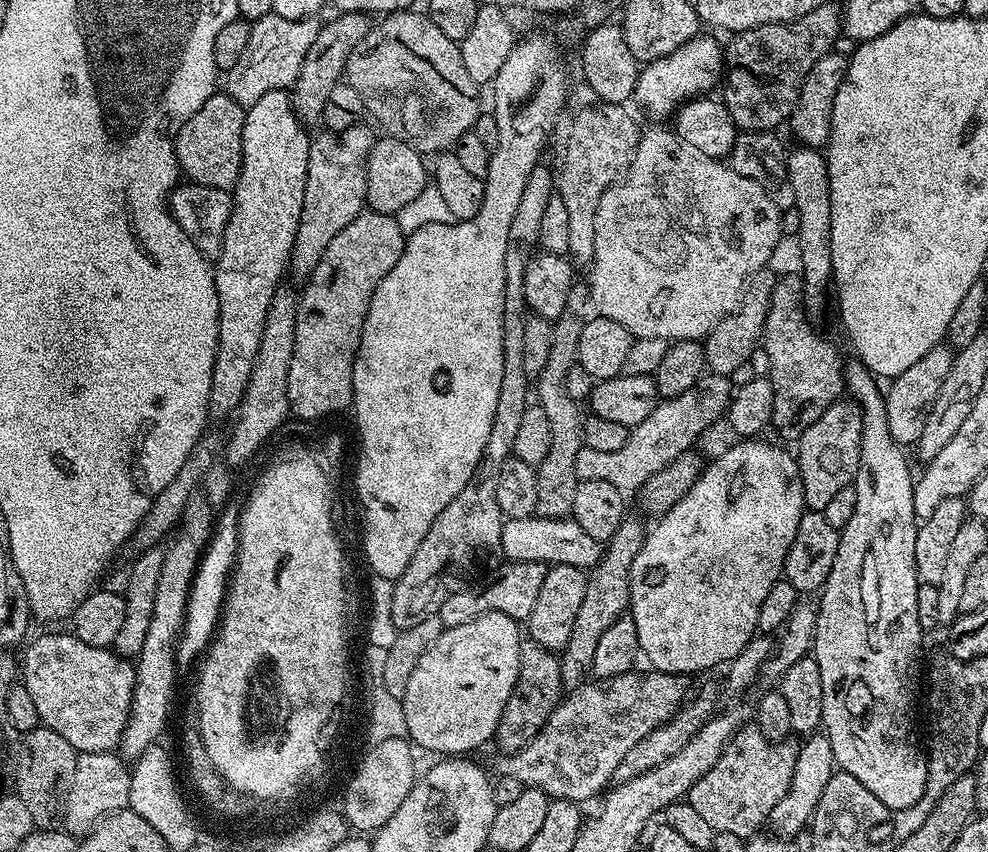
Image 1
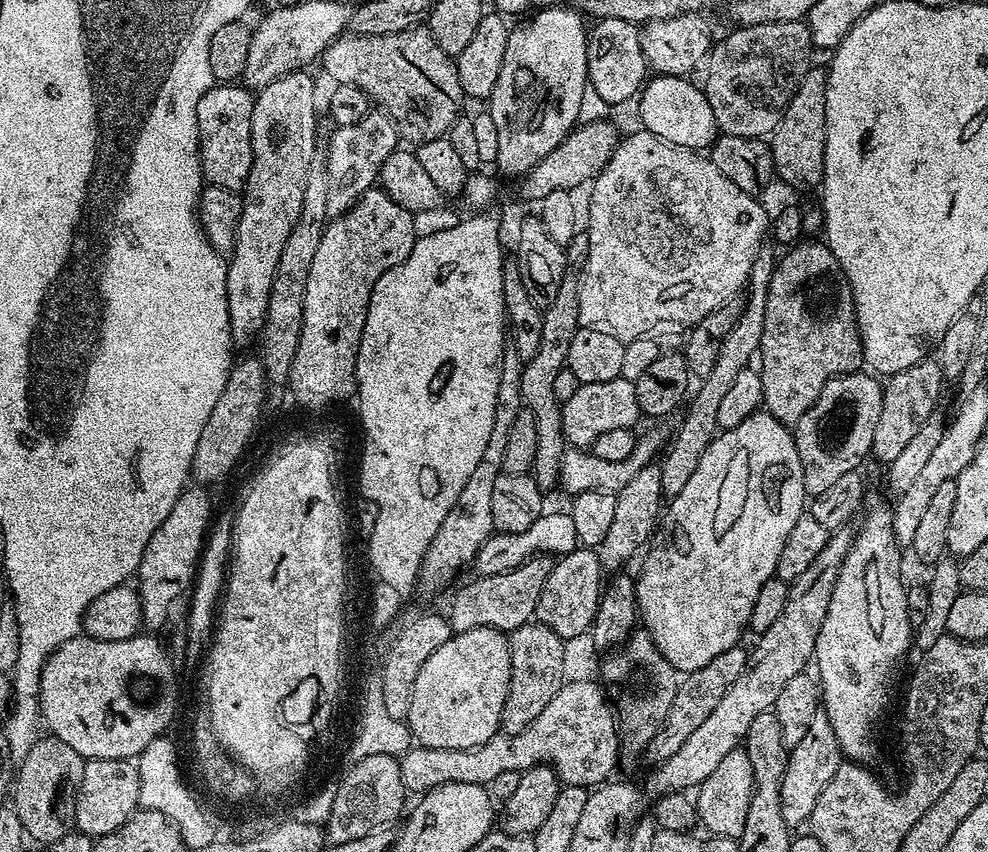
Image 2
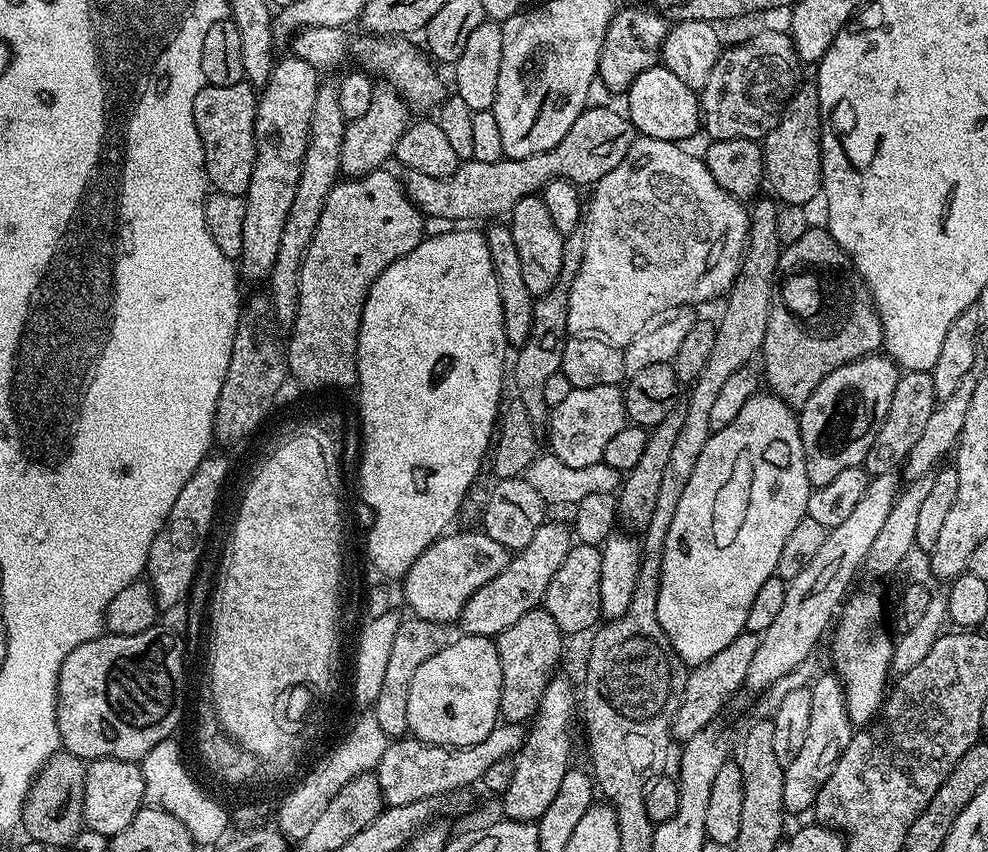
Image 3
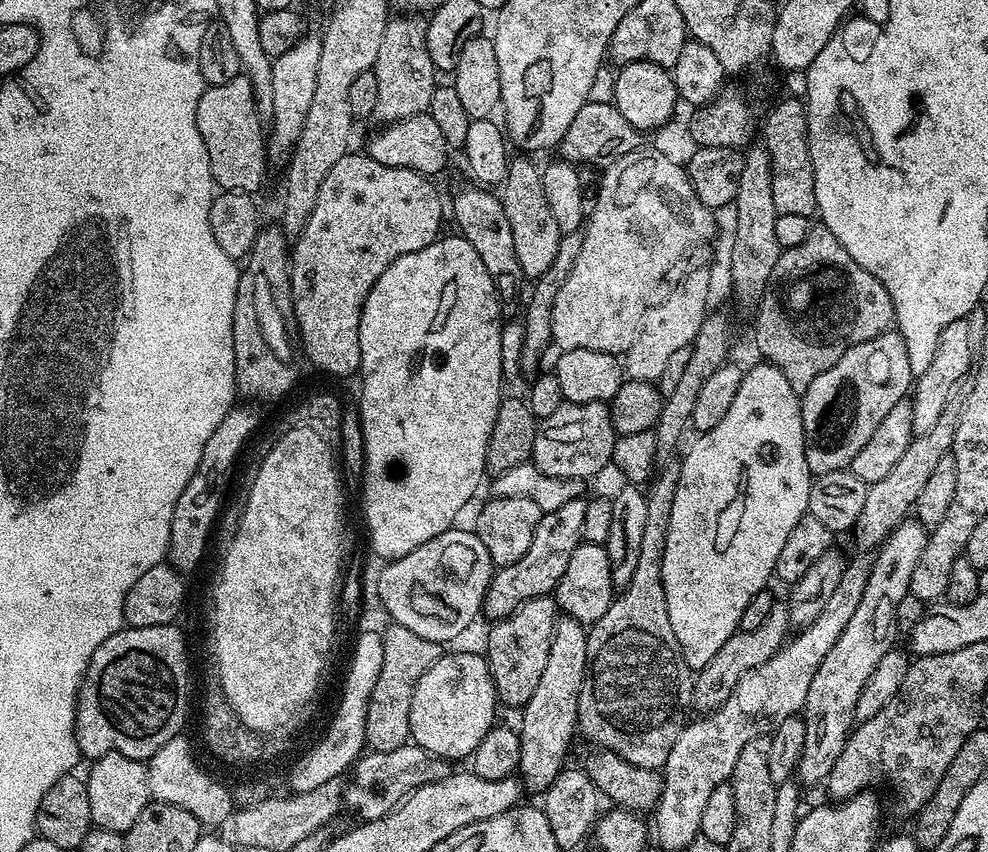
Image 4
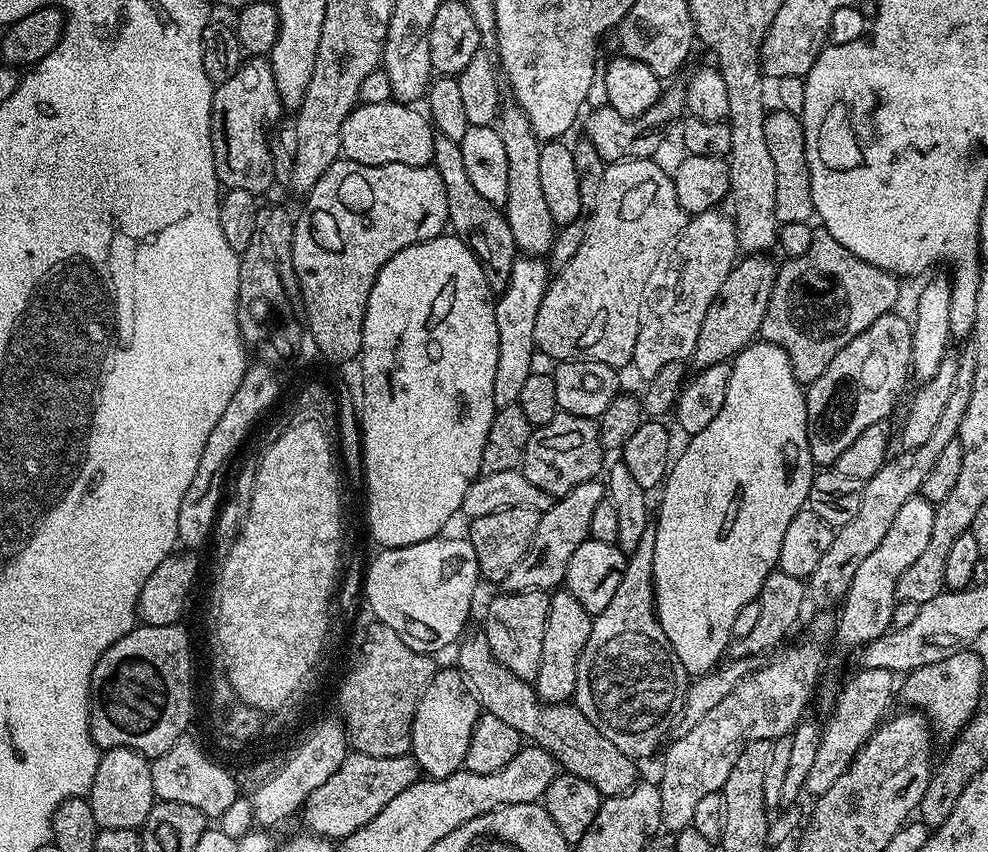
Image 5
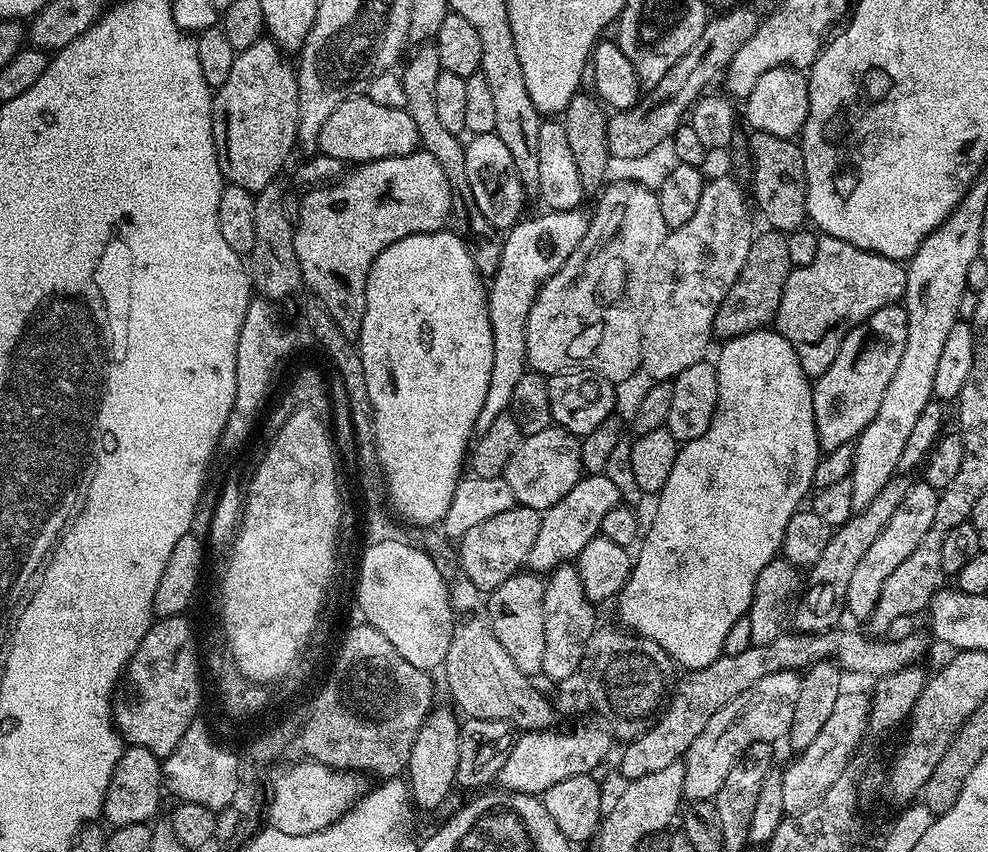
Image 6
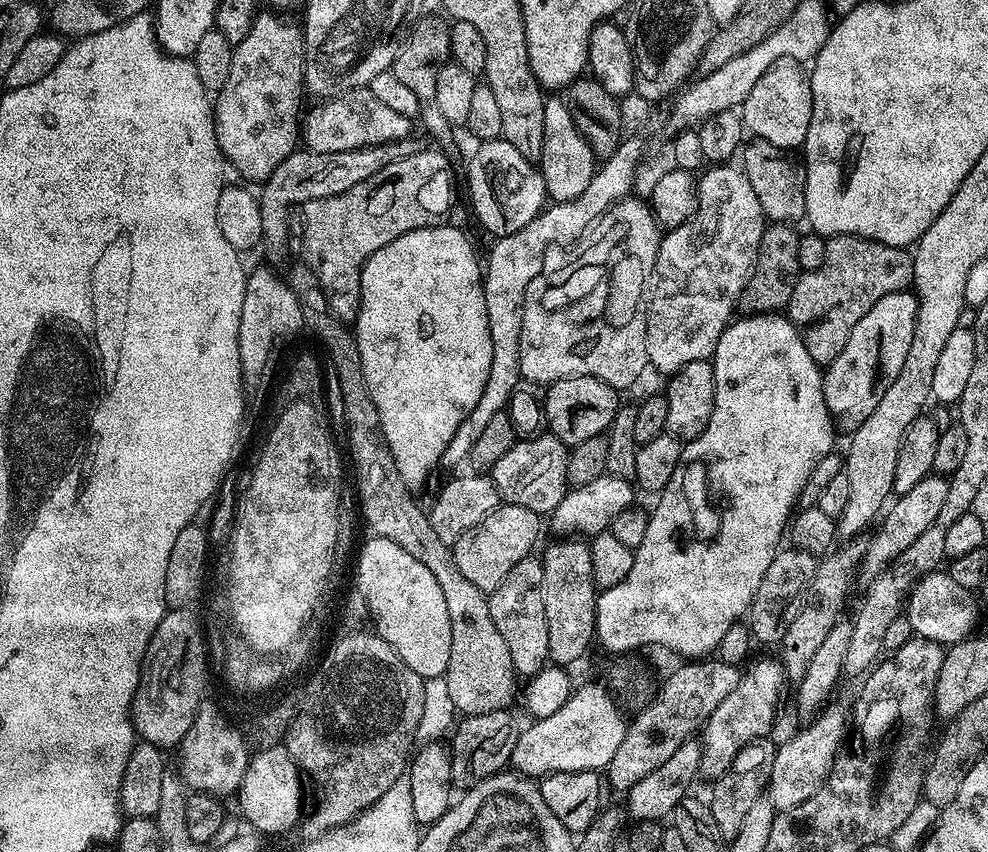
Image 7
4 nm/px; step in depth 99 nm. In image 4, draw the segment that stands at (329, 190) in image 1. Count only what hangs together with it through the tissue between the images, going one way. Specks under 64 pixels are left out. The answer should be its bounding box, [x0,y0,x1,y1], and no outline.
[372,14,438,122]

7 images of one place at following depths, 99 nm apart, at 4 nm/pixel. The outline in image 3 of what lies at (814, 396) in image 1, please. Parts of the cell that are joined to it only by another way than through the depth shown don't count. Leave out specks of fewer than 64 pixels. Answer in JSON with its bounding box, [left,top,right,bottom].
[762,226,884,410]

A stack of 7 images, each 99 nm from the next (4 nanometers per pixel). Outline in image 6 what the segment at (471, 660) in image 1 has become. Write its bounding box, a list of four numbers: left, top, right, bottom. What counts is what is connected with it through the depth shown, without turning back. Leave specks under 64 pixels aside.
[406,707,461,809]

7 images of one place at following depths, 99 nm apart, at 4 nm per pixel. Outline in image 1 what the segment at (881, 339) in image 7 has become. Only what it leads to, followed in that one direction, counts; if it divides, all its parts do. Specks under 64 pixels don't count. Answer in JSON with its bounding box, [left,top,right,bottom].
[795,398,862,512]

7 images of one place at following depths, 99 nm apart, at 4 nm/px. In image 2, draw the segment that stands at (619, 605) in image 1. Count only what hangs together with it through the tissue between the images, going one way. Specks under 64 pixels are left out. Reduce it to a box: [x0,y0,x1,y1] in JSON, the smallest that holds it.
[598,462,666,569]

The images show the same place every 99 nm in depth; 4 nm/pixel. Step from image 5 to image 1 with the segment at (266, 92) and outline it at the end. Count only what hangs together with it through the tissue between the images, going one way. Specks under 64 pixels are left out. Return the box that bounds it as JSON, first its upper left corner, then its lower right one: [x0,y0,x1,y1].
[174,94,245,189]

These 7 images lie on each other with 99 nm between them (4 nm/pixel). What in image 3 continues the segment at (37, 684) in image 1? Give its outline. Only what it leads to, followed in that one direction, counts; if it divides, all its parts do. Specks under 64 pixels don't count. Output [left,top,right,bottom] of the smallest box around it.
[56,626,182,762]

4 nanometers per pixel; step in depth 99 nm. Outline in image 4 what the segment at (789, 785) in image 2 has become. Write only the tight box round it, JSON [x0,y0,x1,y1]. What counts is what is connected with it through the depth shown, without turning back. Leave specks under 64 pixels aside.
[798,518,930,785]

